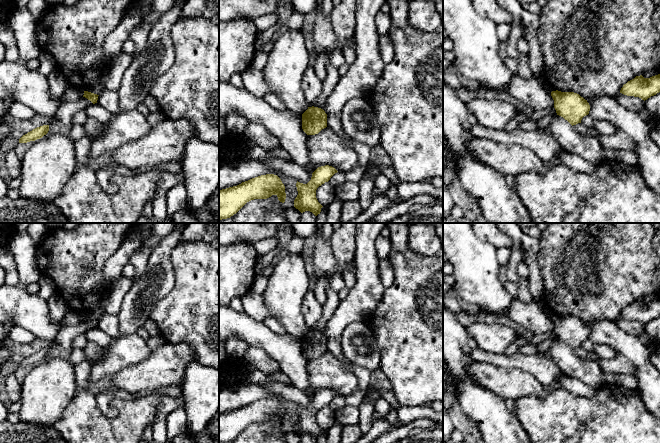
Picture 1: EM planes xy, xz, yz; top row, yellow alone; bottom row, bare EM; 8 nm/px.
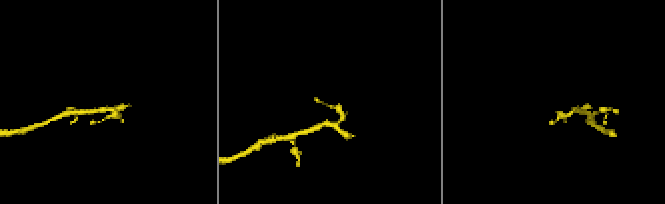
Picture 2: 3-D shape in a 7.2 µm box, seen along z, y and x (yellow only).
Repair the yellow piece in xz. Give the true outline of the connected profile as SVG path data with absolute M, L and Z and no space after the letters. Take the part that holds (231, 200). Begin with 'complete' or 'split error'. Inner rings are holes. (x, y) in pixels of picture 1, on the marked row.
complete; M274 174L261 175L219 190L219 220L230 218L251 200L267 199L272 195L276 195L280 202L285 202L285 186Z

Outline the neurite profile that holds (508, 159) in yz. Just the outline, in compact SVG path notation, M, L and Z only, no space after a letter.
M474 138L467 144L467 149L478 161L492 167L503 176L515 177L528 172L543 173L547 169L547 165L531 149L519 144Z

